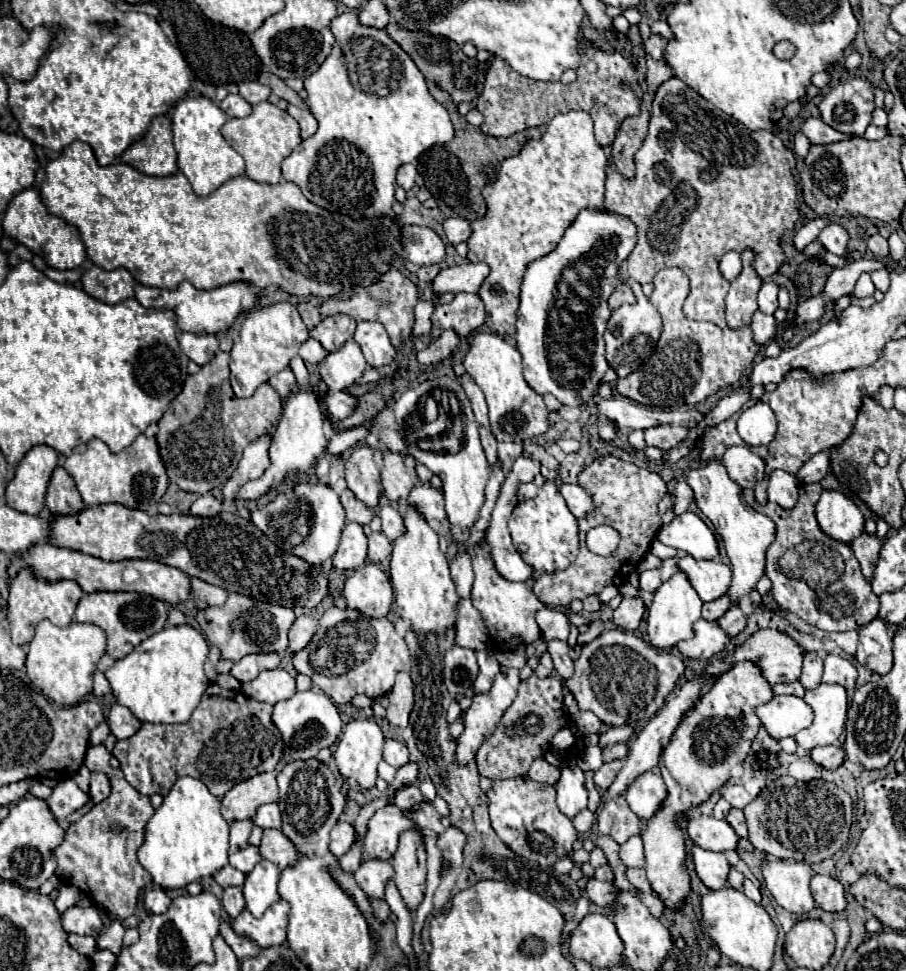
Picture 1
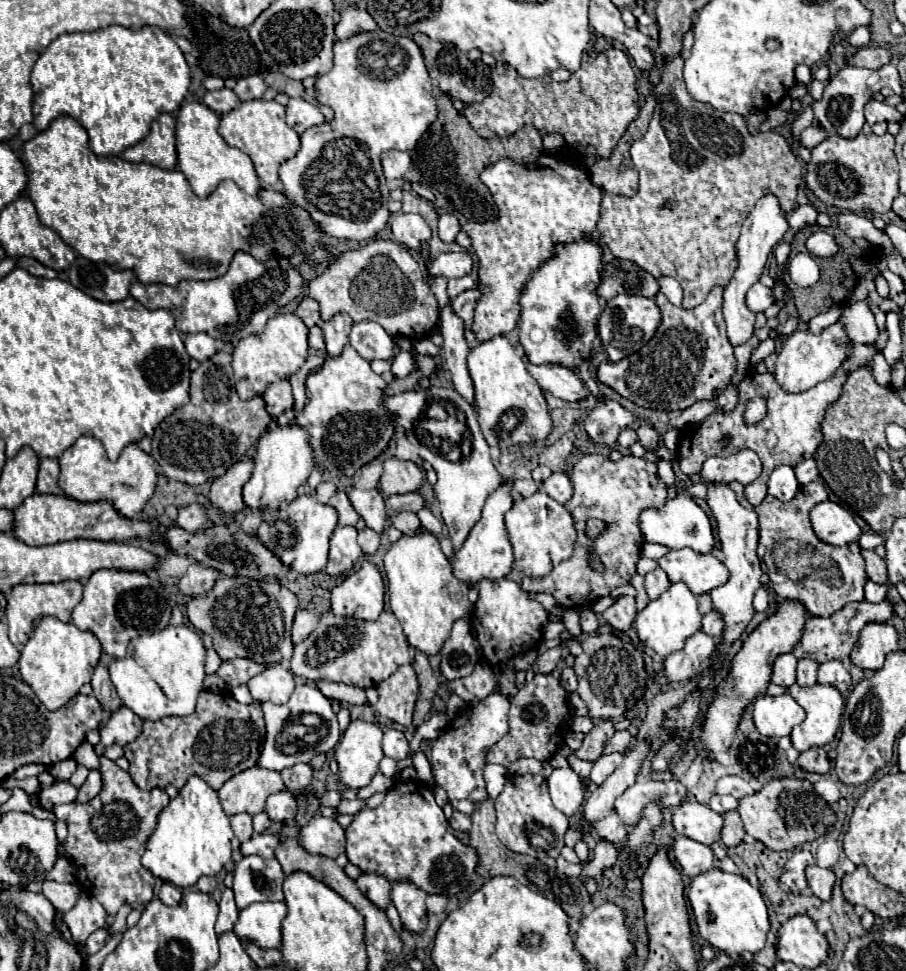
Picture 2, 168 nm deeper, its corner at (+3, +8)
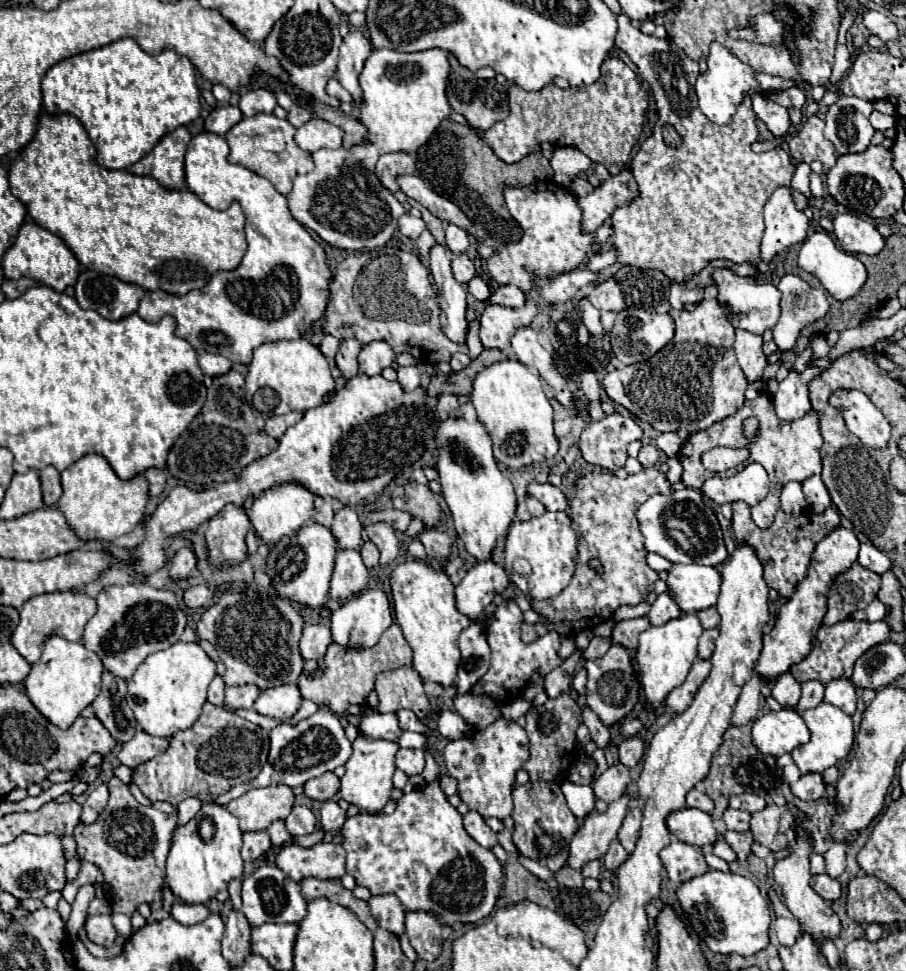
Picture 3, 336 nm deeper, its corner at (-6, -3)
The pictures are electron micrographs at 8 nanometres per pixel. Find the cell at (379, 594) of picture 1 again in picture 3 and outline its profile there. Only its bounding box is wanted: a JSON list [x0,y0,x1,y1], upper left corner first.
[331,590,393,650]

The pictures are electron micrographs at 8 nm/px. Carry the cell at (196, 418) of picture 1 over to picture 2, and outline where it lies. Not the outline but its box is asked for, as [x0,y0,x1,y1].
[152,351,272,485]

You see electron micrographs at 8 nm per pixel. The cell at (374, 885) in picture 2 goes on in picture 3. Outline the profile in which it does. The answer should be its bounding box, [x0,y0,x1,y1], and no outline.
[369,894,405,936]

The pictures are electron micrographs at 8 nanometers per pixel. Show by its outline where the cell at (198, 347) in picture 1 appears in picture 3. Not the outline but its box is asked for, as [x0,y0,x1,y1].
[199,354,233,376]

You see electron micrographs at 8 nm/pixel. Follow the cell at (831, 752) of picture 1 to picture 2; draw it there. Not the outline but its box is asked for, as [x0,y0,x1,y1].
[796,747,830,773]

